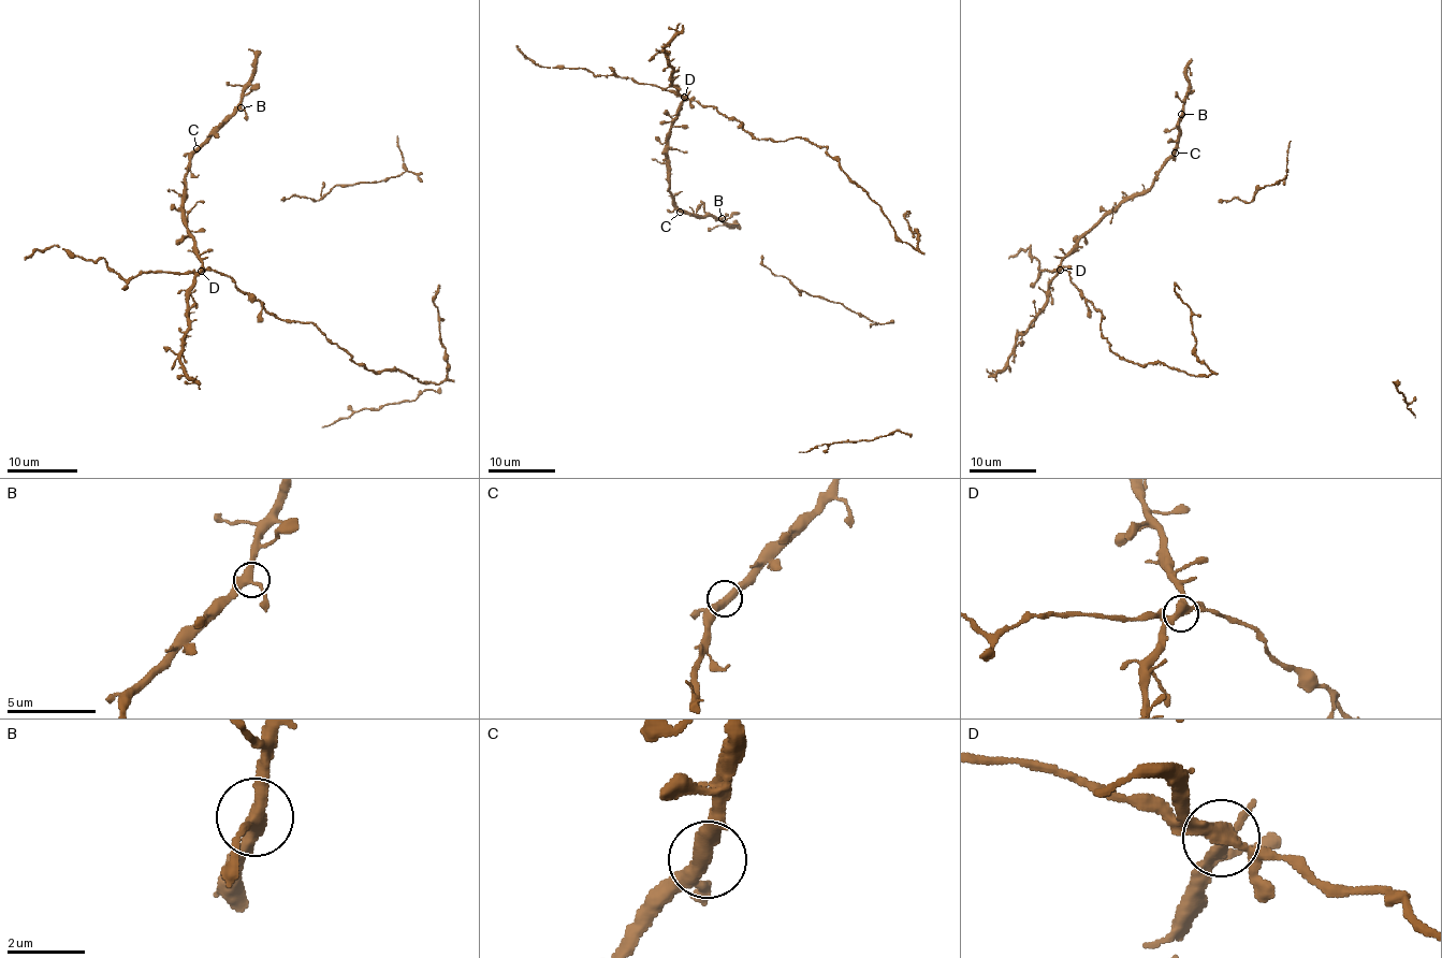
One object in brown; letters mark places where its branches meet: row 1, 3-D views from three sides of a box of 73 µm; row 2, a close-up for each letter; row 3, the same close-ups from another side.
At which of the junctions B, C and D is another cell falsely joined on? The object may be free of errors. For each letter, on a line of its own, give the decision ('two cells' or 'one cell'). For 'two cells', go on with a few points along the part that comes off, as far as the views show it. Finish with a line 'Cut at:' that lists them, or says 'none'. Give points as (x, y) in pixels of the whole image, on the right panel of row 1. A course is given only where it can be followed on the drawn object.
B: one cell
C: one cell
D: one cell
Cut at: none

